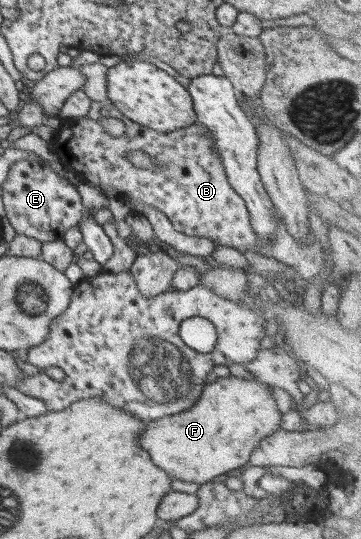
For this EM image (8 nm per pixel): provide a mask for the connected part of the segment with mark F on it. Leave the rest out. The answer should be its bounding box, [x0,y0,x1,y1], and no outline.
[140,378,281,484]

